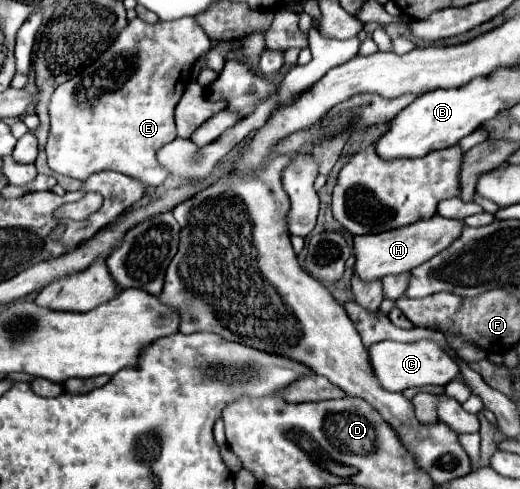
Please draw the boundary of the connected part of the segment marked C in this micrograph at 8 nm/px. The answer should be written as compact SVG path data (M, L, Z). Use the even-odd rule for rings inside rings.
M418 340L418 342L378 342L370 350L372 368L380 380L380 384L390 392L402 392L406 388L420 386L446 386L460 374L460 364L434 340Z

